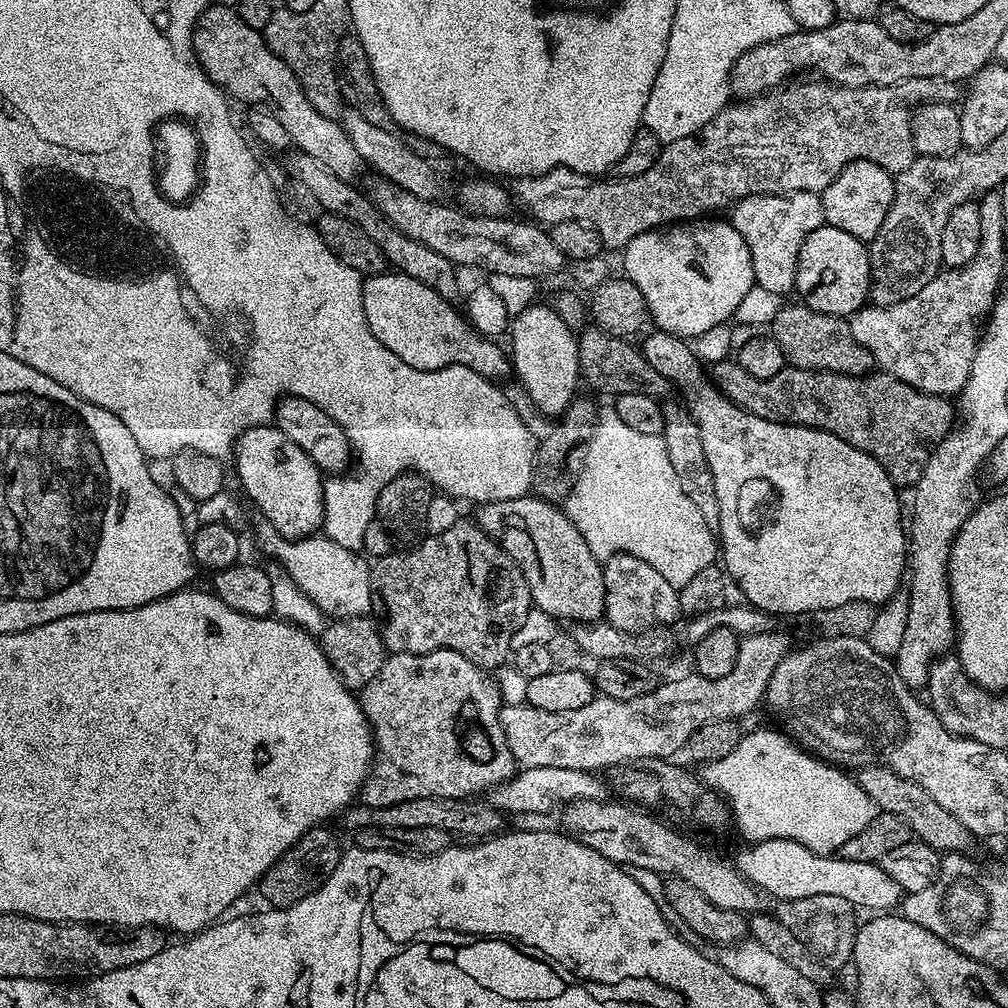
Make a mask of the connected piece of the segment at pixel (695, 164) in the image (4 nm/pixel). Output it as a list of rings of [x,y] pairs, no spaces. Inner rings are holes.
[[[914,78],[913,80],[903,80],[900,84],[883,84],[882,86],[871,84],[869,88],[844,88],[840,84],[831,82],[820,83],[824,84],[800,84],[797,88],[790,89],[789,92],[780,90],[775,94],[765,94],[751,100],[729,103],[727,108],[723,108],[710,122],[706,122],[706,126],[702,126],[702,130],[696,133],[695,136],[678,138],[672,144],[664,144],[661,147],[658,162],[654,162],[654,166],[650,166],[650,170],[646,170],[646,174],[638,174],[629,180],[619,178],[604,180],[608,178],[585,176],[583,172],[572,172],[569,168],[555,168],[553,172],[548,172],[545,176],[521,176],[515,181],[515,203],[517,200],[529,212],[527,215],[533,221],[539,222],[544,226],[551,226],[558,222],[574,222],[575,220],[586,222],[598,230],[605,249],[611,250],[611,248],[616,248],[616,250],[623,250],[631,240],[638,238],[638,234],[646,234],[652,231],[653,228],[672,226],[677,222],[695,221],[705,214],[715,213],[712,212],[715,208],[725,207],[724,209],[727,209],[729,206],[735,204],[737,200],[741,200],[747,196],[787,196],[789,192],[815,192],[819,194],[823,192],[826,186],[830,186],[830,182],[834,182],[834,178],[838,178],[838,174],[847,164],[853,164],[856,160],[874,162],[878,166],[882,166],[882,170],[899,174],[902,170],[906,170],[906,166],[914,163],[917,158],[914,138],[912,137],[913,110],[925,104],[925,97],[939,97],[943,102],[955,101],[954,98],[957,88],[957,85],[953,81],[943,80],[942,78]]]

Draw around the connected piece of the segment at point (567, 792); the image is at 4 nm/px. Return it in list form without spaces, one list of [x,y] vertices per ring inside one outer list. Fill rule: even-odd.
[[[562,766],[520,768],[516,775],[506,782],[494,784],[487,789],[486,800],[500,813],[512,818],[527,813],[555,812],[575,800],[608,800],[609,785],[605,781],[604,785],[600,778],[595,772],[566,770]]]

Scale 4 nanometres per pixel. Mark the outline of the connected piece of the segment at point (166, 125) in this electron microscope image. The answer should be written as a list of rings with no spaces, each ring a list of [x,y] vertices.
[[[172,114],[153,121],[144,133],[148,147],[149,177],[153,183],[152,191],[157,193],[163,203],[170,206],[188,206],[190,201],[198,198],[198,190],[208,181],[210,169],[210,163],[202,154],[204,136],[201,135],[197,119]]]

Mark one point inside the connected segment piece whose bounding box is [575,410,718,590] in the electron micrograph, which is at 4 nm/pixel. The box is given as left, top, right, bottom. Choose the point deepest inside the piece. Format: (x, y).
(631, 501)

